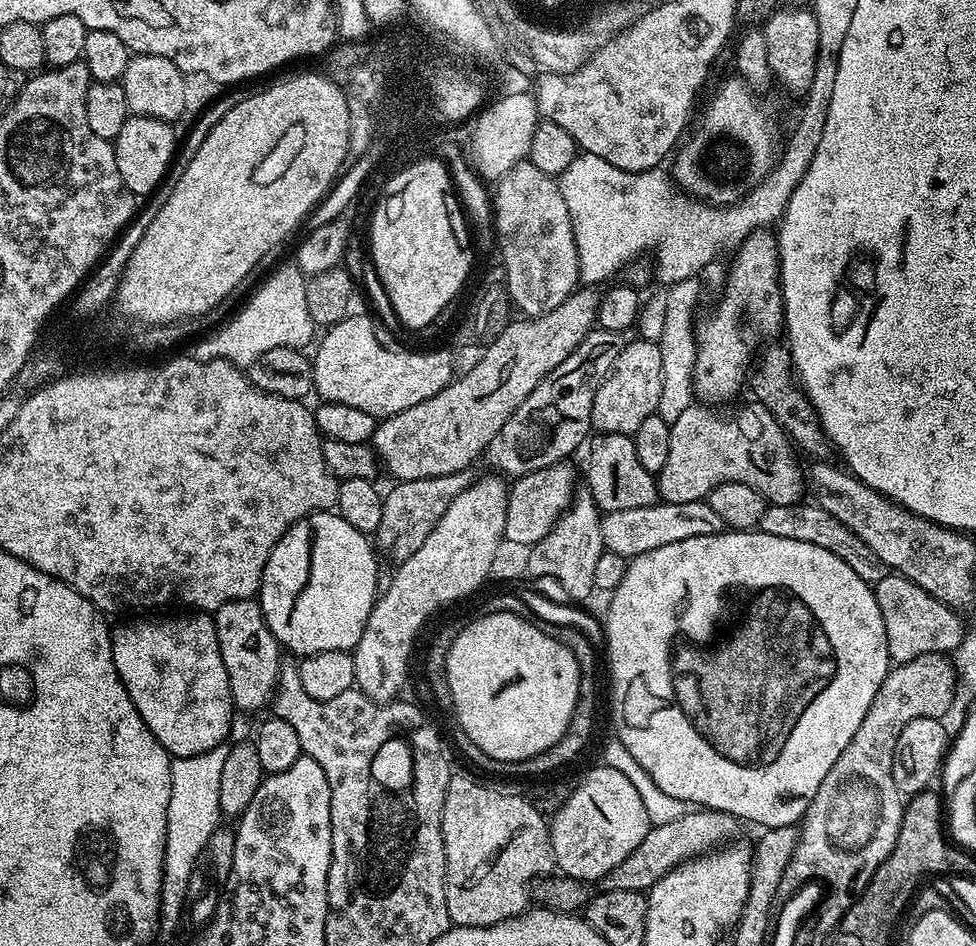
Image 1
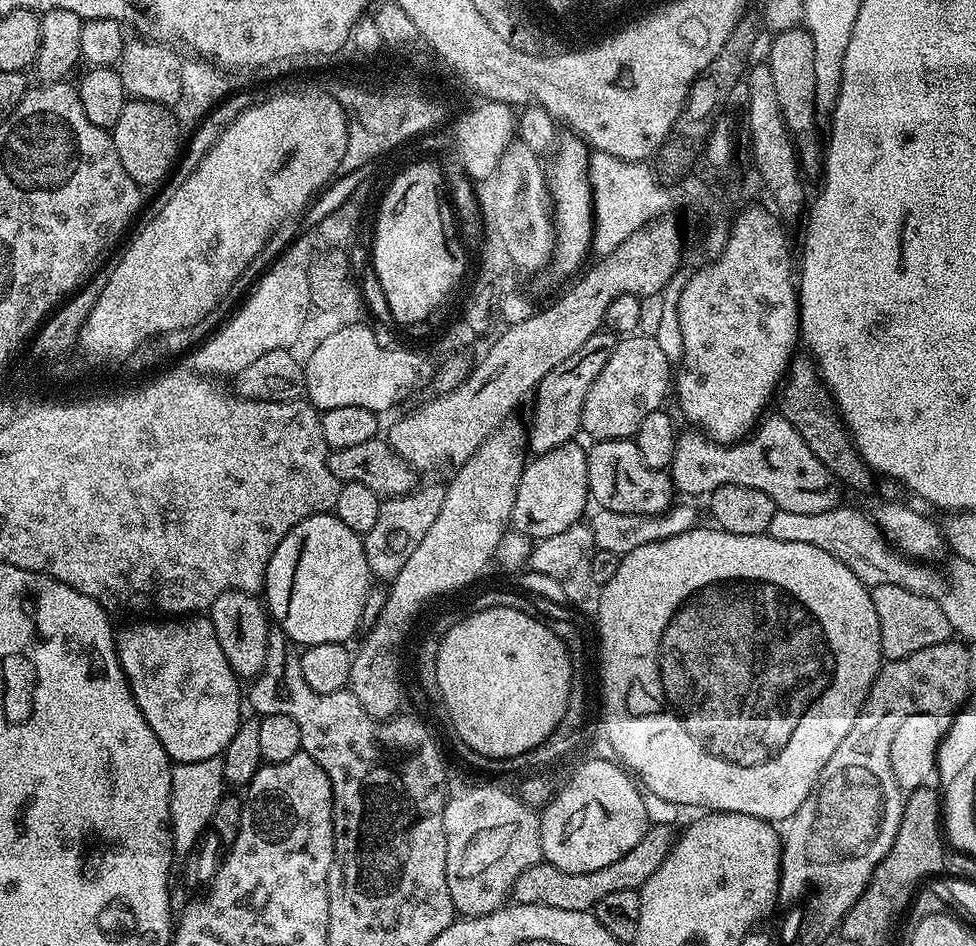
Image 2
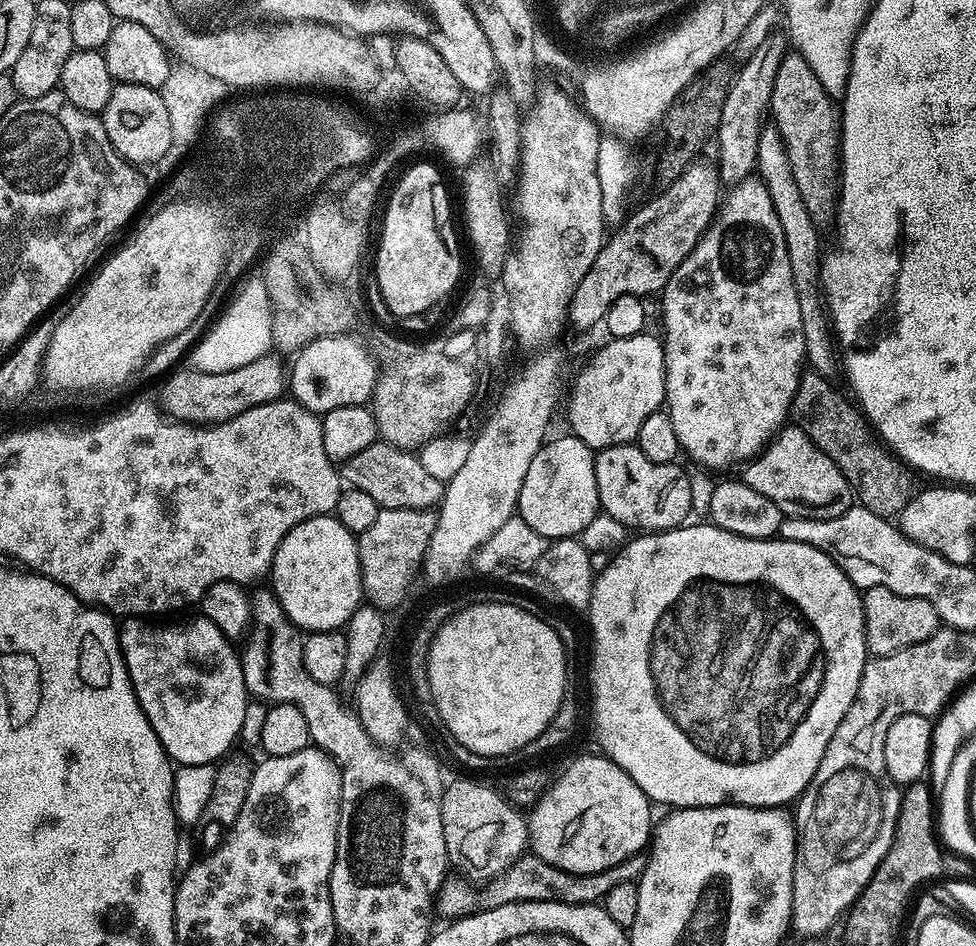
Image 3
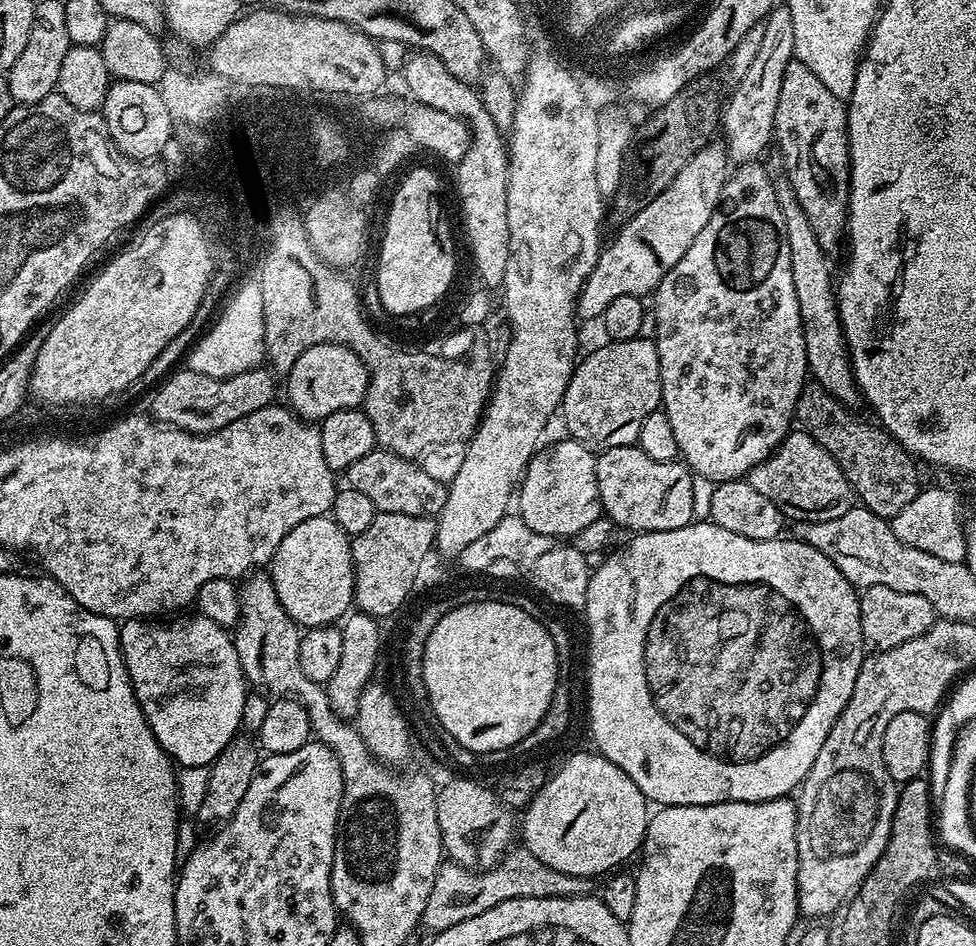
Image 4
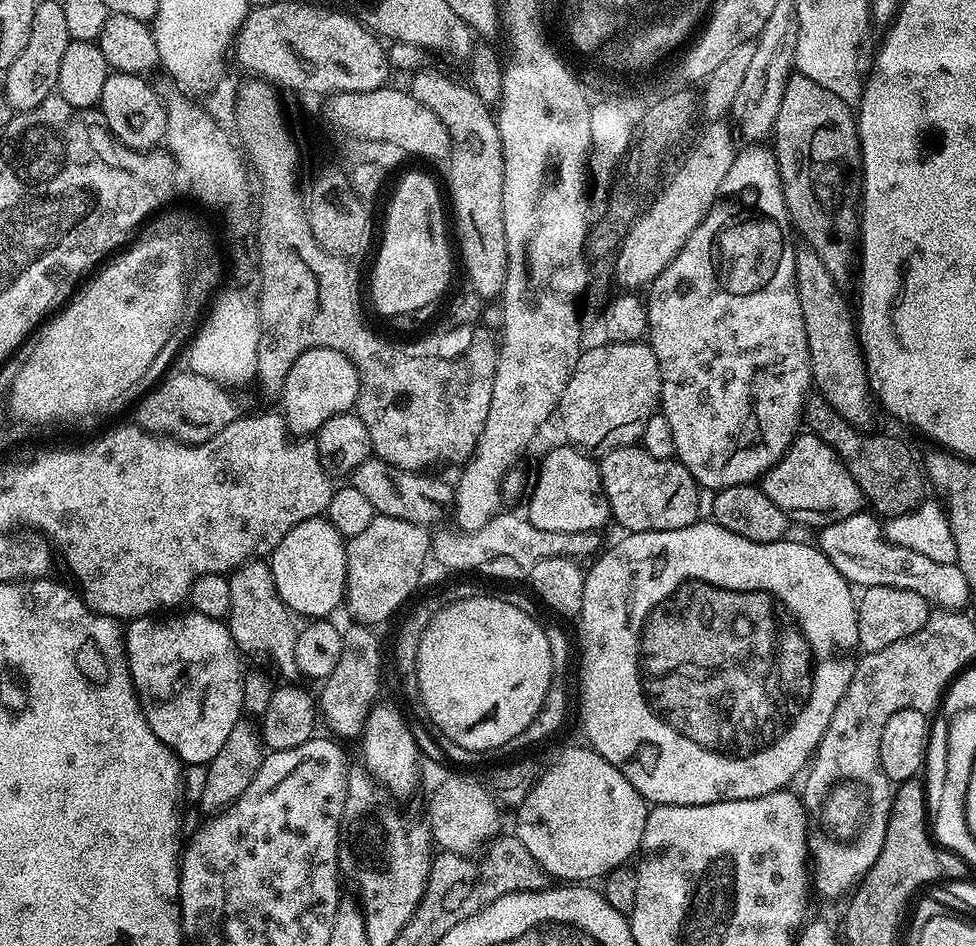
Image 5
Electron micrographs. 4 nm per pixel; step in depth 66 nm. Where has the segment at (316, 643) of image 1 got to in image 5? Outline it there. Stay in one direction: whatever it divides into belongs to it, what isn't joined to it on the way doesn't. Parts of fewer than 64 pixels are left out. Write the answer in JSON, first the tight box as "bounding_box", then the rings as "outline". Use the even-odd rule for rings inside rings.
{"bounding_box":[270,518,346,618],"outline":[[[326,518],[315,520],[303,520],[278,542],[276,549],[270,554],[272,573],[274,574],[274,586],[282,598],[282,602],[288,611],[297,617],[304,618],[328,618],[336,607],[344,604],[344,587],[346,586],[346,540],[334,530],[334,526]]]}

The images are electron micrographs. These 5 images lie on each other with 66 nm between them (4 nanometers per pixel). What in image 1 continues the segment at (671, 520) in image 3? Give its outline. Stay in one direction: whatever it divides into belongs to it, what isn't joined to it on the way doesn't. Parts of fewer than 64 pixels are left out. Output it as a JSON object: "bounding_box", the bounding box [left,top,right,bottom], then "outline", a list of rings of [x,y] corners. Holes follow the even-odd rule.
{"bounding_box":[588,432,658,513],"outline":[[[601,432],[591,437],[588,448],[588,484],[596,507],[601,513],[614,510],[638,510],[638,506],[650,506],[658,500],[658,480],[638,462],[631,436]]]}

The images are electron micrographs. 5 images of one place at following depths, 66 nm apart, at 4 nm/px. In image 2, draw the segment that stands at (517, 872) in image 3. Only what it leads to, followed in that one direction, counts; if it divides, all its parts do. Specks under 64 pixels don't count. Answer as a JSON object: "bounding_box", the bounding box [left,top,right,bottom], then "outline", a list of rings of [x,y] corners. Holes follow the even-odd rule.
{"bounding_box":[510,824,674,912],"outline":[[[653,824],[638,838],[638,846],[634,850],[626,850],[618,862],[610,862],[610,866],[602,866],[602,870],[590,870],[586,874],[570,874],[566,870],[558,870],[558,866],[541,862],[522,870],[518,874],[516,885],[512,887],[510,896],[517,904],[533,904],[534,906],[554,906],[558,910],[578,910],[592,912],[602,898],[615,894],[618,890],[639,890],[666,862],[666,854],[670,854],[674,843],[673,825]]]}

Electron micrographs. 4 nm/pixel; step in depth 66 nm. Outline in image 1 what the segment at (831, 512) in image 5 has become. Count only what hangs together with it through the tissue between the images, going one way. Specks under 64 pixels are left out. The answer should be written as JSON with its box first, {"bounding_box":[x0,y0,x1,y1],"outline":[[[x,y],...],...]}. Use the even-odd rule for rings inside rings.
{"bounding_box":[658,402,806,506],"outline":[[[693,402],[687,406],[681,415],[672,421],[672,429],[670,430],[670,451],[666,458],[666,466],[662,466],[662,470],[658,473],[658,496],[663,503],[673,504],[674,502],[694,502],[695,500],[704,500],[711,494],[715,488],[722,486],[726,482],[742,482],[742,486],[750,486],[750,490],[758,490],[758,494],[762,494],[768,504],[781,504],[782,506],[790,506],[791,504],[799,504],[806,496],[806,472],[796,461],[798,457],[797,449],[794,447],[788,435],[784,433],[784,427],[774,418],[774,414],[770,414],[770,410],[766,410],[766,406],[749,402],[741,408],[736,408],[733,412],[720,412],[719,407],[709,406],[704,402]]]}

